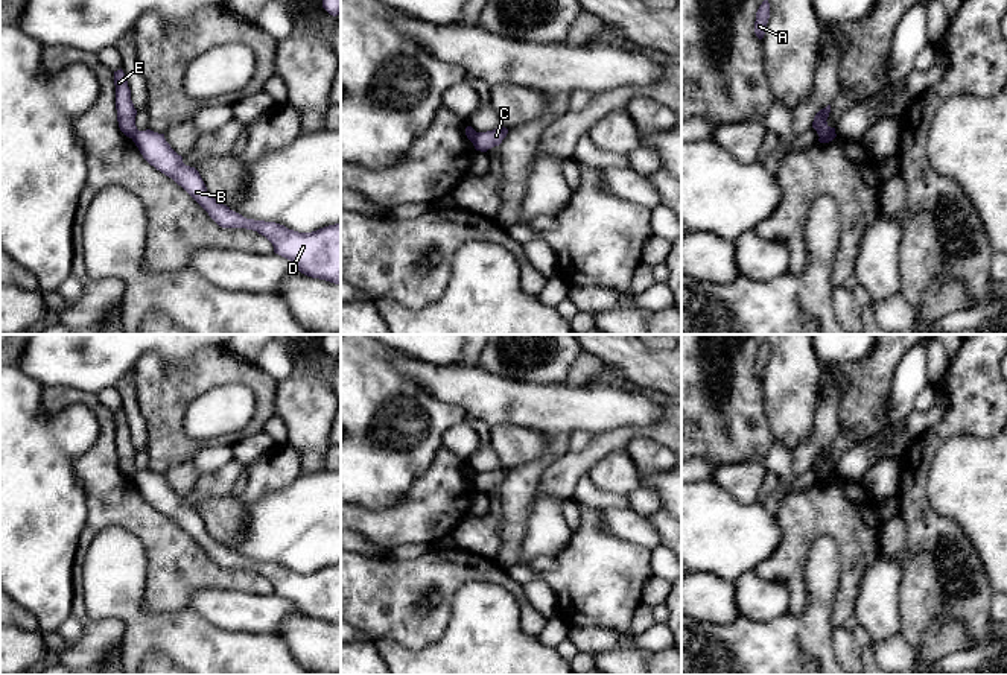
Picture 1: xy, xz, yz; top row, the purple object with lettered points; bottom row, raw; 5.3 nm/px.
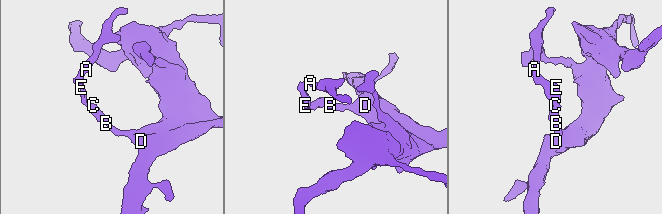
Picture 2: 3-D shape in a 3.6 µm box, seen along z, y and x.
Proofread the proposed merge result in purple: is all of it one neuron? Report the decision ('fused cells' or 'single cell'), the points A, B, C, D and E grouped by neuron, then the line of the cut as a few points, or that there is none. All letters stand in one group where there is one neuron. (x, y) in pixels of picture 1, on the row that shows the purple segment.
fused cells | A E / B C D | yz (834, 129), (820, 137)

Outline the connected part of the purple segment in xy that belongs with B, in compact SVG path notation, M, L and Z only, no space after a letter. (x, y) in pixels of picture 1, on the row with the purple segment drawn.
M137 129L132 141L151 166L181 185L219 227L257 231L272 243L275 254L294 261L301 274L341 284L341 222L298 233L275 222L246 219L210 196L199 172L183 163L164 134Z

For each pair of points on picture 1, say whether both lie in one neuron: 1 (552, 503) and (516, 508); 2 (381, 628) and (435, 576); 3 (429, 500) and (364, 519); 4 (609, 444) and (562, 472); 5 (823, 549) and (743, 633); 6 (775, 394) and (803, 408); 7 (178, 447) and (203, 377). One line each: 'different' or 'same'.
1: different
2: same
3: same
4: same
5: same
6: same
7: same

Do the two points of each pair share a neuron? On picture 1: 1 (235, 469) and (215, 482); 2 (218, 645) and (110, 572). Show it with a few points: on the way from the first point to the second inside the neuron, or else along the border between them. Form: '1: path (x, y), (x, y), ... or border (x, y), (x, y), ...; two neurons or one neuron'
1: path (230, 473), (219, 482); one neuron
2: path (187, 639), (180, 634), (155, 631), (127, 602); one neuron

